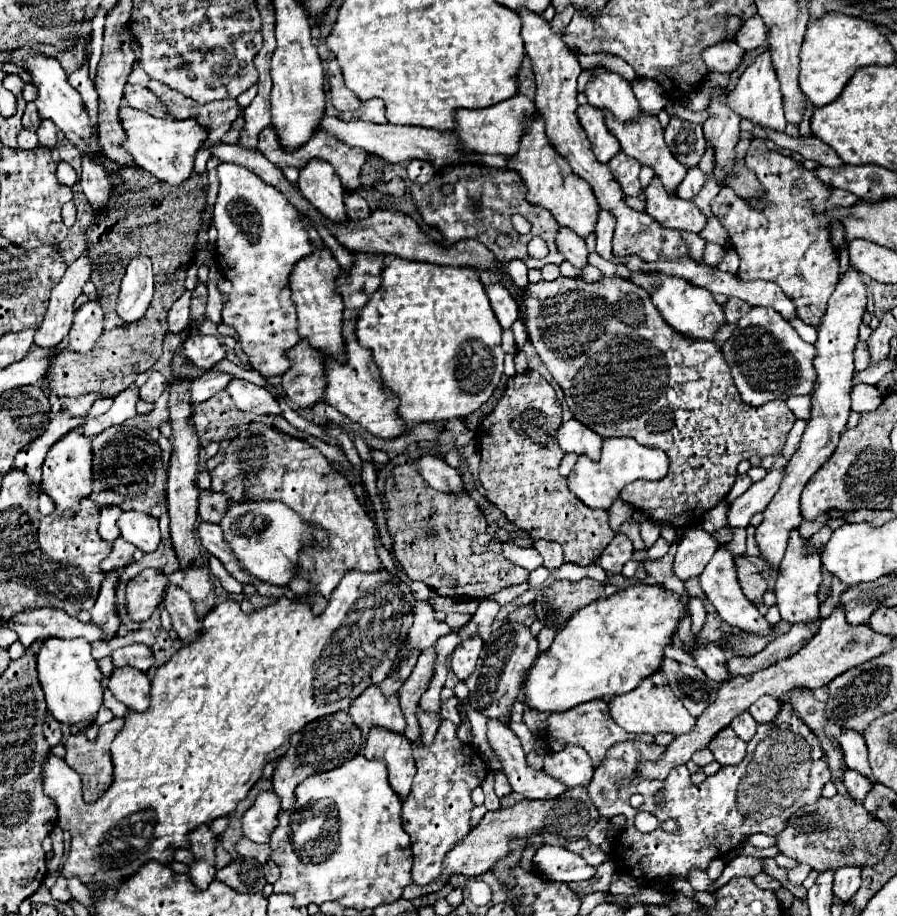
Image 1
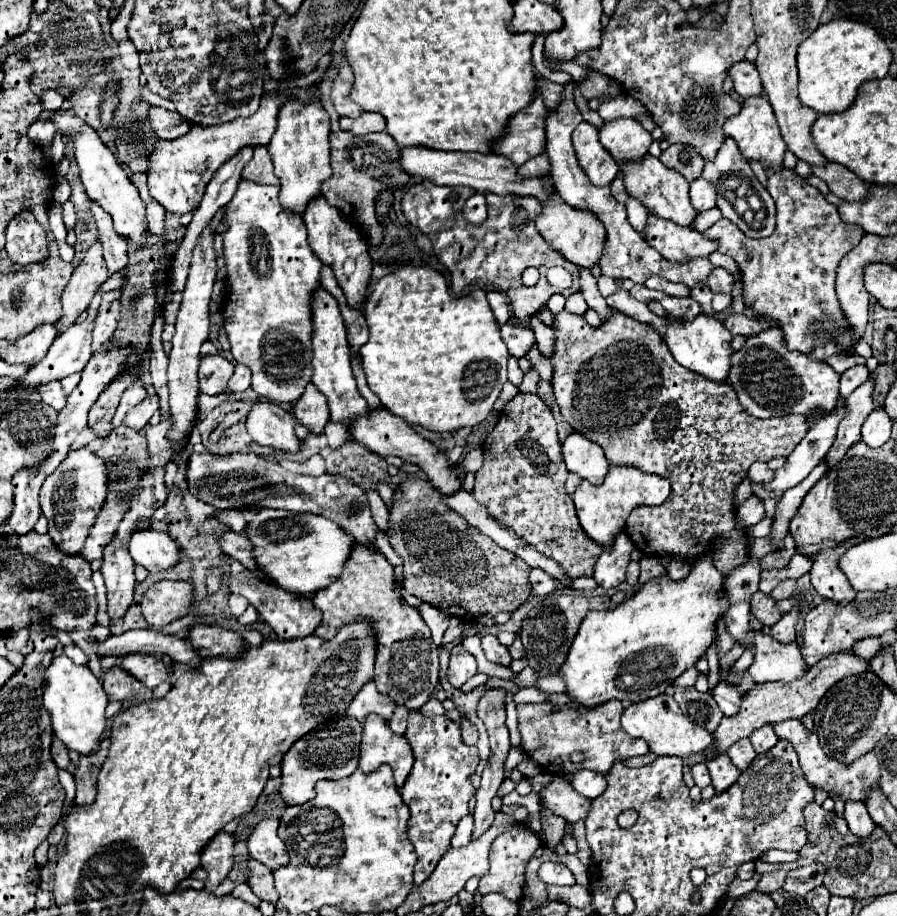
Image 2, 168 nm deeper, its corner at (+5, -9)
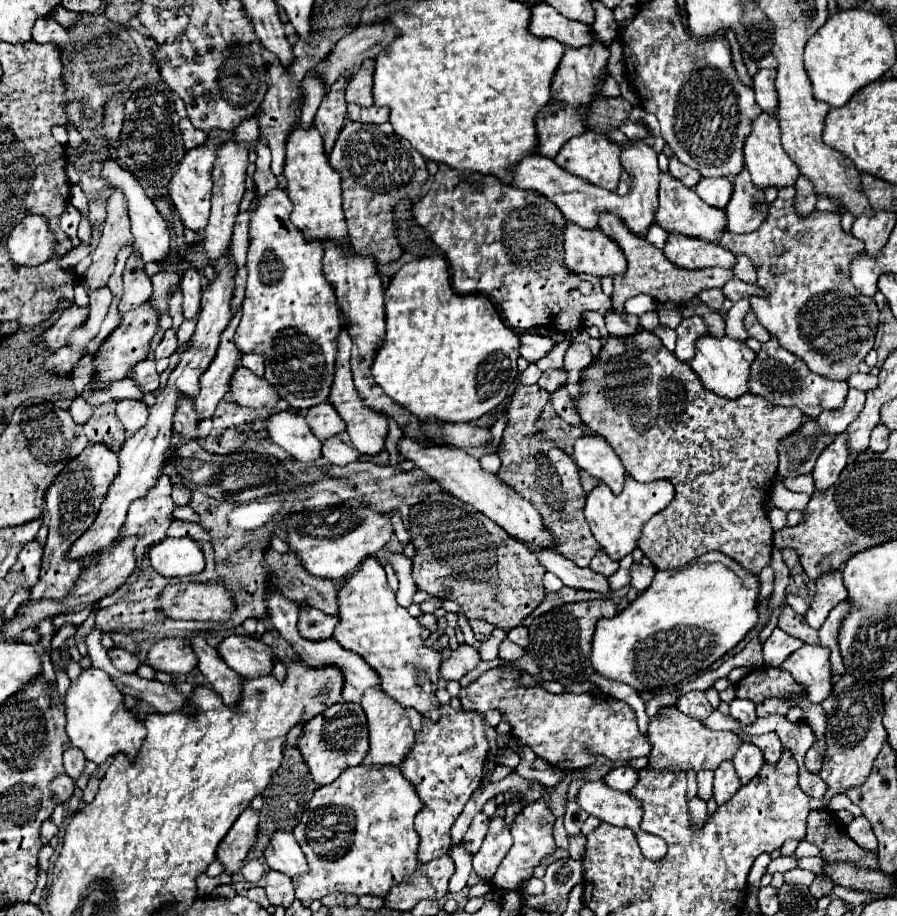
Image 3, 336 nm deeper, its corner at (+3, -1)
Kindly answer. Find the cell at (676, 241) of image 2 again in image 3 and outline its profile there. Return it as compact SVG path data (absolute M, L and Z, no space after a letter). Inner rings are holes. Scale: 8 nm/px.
M682 234L668 236L664 254L672 264L686 270L700 270L710 266L732 270L736 264L736 256L730 254L730 250L718 244L702 242L698 238L682 238Z

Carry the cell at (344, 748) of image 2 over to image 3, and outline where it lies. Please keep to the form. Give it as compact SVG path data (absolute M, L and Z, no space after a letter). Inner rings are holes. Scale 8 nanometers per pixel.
M338 702L316 718L310 718L304 726L304 734L298 740L298 748L318 786L326 786L334 782L346 768L362 764L368 752L368 724L362 706Z

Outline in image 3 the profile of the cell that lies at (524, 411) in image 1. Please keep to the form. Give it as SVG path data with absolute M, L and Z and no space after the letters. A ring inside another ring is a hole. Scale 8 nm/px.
M520 384L514 392L514 398L508 408L508 426L502 436L502 450L500 460L502 468L498 472L498 478L502 482L510 484L522 498L526 498L530 504L536 506L536 510L544 518L544 526L558 538L558 552L572 560L576 566L586 568L594 554L600 550L596 538L590 532L590 526L584 518L584 502L586 492L580 484L580 470L574 464L574 460L554 446L554 442L544 440L540 434L536 434L536 422L540 420L540 414L544 410L544 404L548 402L550 394L540 388L538 384L526 386Z

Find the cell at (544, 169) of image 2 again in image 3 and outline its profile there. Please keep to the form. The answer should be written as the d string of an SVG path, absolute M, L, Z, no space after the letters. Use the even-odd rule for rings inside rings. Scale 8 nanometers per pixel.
M588 130L566 142L556 160L558 166L604 190L614 192L618 186L622 172L620 148L594 130Z

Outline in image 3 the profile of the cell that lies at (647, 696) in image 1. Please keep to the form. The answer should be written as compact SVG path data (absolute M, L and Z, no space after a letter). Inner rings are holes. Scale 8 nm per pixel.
M676 706L662 708L660 714L654 716L650 722L650 742L652 742L652 752L648 756L648 766L652 770L670 770L670 772L700 772L700 770L716 770L724 760L732 760L738 748L742 746L740 736L734 732L716 732L702 722L684 716Z

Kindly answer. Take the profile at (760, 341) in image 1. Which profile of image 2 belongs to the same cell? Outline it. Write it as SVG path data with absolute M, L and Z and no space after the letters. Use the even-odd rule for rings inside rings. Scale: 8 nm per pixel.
M766 328L748 336L744 346L734 352L728 382L738 394L742 408L754 418L772 418L784 414L812 414L816 410L828 412L838 400L840 376L826 364L816 362L808 354L792 352L786 346L780 328Z

